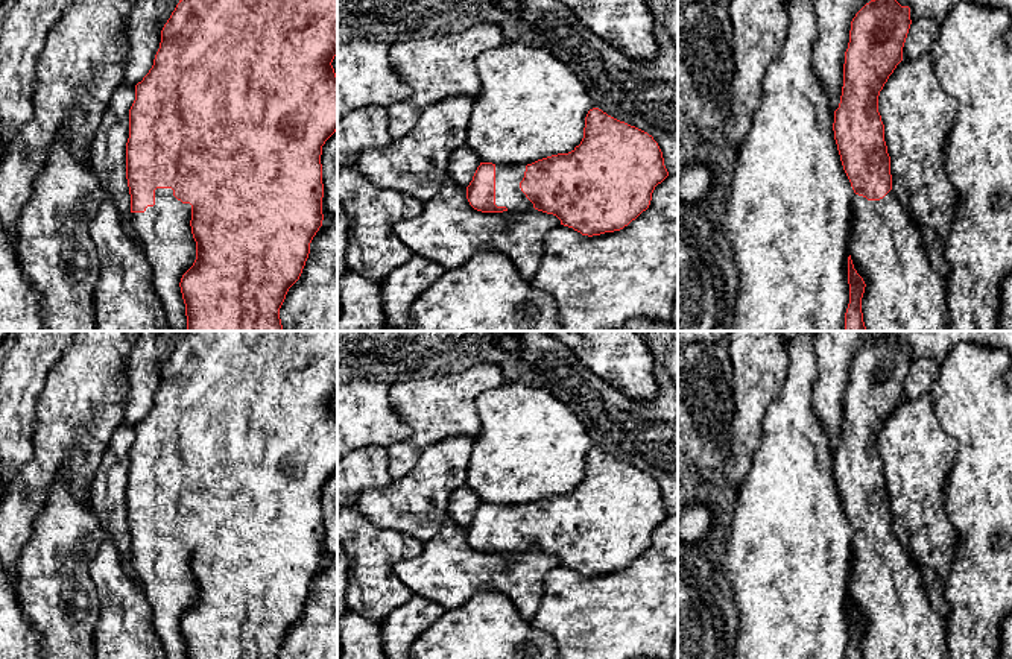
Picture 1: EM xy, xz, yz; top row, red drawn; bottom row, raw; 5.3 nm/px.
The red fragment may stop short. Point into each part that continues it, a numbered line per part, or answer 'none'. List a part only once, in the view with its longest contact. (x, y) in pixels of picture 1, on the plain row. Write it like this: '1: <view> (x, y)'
1: xy (164, 573)

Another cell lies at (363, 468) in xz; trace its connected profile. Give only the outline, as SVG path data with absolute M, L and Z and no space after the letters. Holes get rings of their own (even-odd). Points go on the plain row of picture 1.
M365 446L351 451L337 460L337 513L356 506L363 490L383 487L391 481L386 448Z

